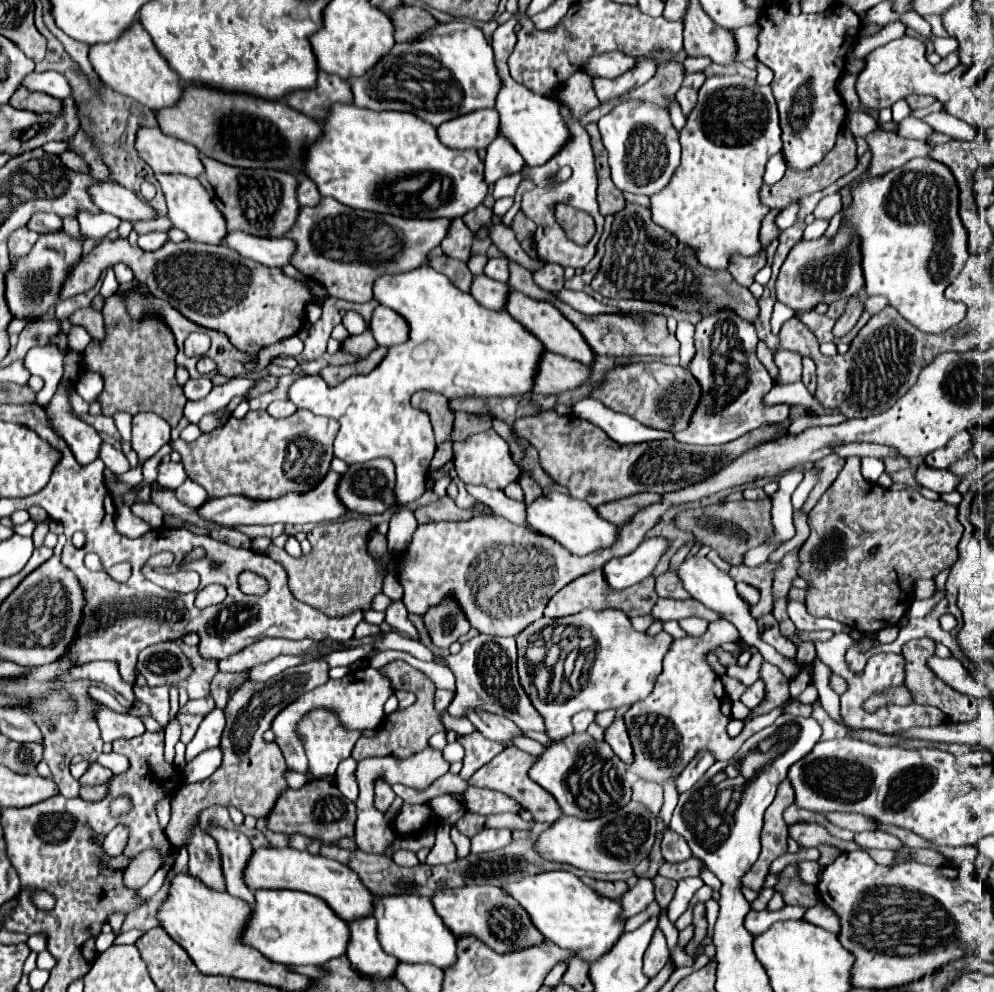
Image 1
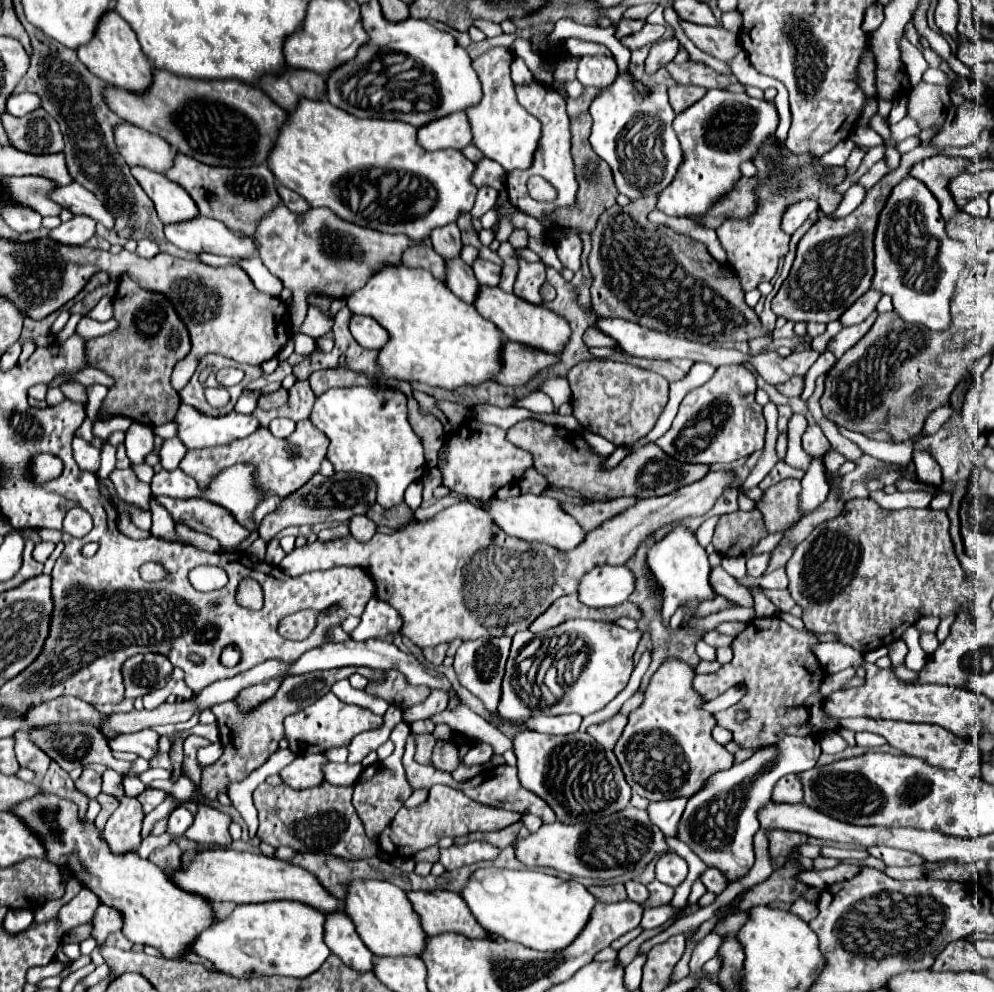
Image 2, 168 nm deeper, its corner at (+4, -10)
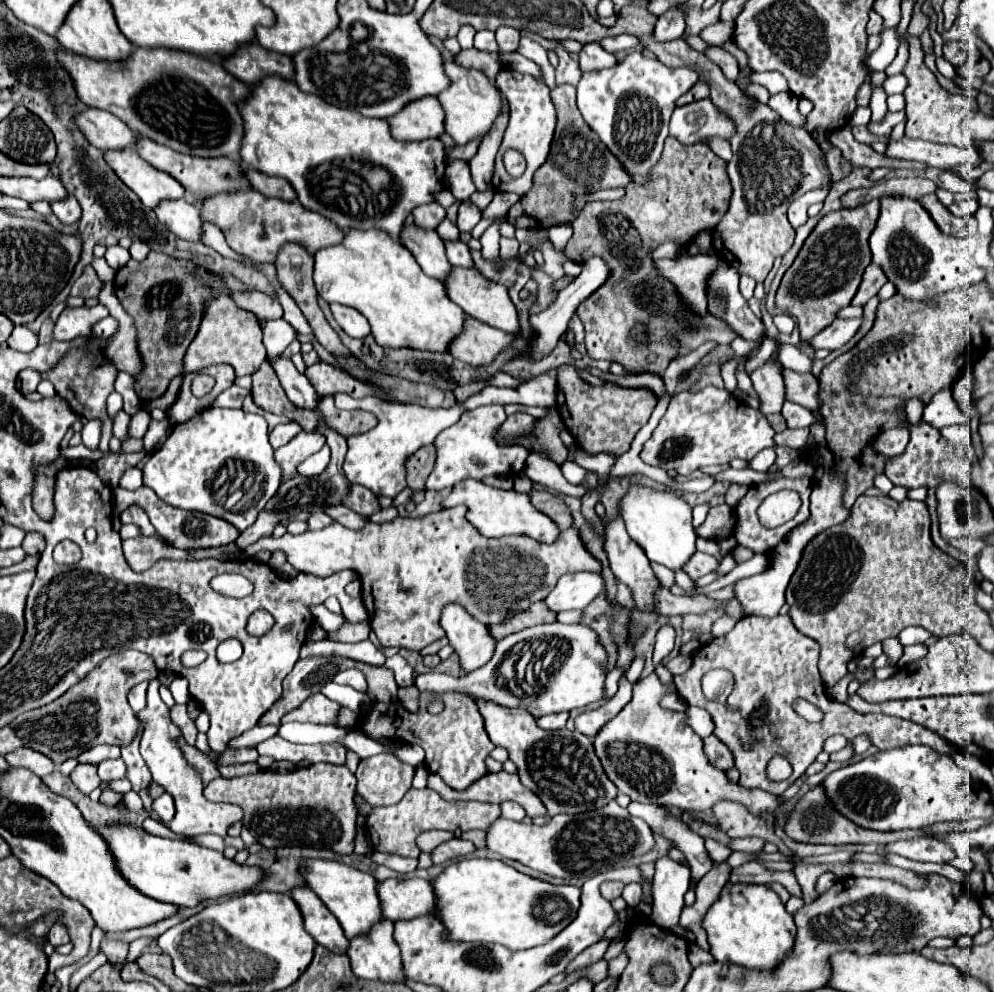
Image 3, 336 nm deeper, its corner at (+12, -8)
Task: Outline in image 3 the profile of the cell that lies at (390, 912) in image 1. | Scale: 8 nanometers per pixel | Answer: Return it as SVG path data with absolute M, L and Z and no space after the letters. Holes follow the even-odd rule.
M308 859L302 865L302 875L304 875L308 887L336 915L336 919L342 925L344 935L348 939L358 937L362 933L368 933L368 929L372 929L372 925L376 925L384 919L380 897L376 893L378 879L374 875L362 873L354 867L348 867L348 865L342 865L336 861L320 861L320 859Z

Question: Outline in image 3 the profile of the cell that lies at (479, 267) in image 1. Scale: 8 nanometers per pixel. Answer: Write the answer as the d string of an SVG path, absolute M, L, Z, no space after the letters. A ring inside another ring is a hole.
M444 219L438 227L438 235L444 239L444 241L460 241L460 231L456 229L456 225L450 223L450 219Z

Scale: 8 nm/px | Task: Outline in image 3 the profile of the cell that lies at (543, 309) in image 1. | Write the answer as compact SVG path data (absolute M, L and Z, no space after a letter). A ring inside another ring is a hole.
M452 267L452 273L450 273L450 277L446 279L444 285L446 285L448 297L456 305L460 305L468 315L476 317L478 321L482 321L482 323L486 323L490 327L502 329L506 333L512 333L512 335L520 333L518 311L516 311L512 299L508 297L508 289L504 285L488 281L482 273L478 273L474 269L460 269L460 267Z

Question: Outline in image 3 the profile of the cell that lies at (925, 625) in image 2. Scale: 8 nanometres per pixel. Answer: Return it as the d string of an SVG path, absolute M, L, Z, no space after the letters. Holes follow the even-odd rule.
M912 625L908 629L902 629L898 639L902 645L914 645L914 643L926 643L926 639L930 637L930 633L926 629L920 629L918 625Z

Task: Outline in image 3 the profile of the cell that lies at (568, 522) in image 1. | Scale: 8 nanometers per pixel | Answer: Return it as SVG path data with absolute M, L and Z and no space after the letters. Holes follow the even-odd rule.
M462 481L458 485L454 485L452 493L442 501L444 507L456 507L456 505L466 505L468 507L468 521L472 525L476 525L476 529L480 533L484 533L484 537L508 537L508 535L528 535L534 537L536 541L542 543L552 543L556 541L556 537L560 535L558 525L544 515L542 511L538 511L532 503L530 503L530 495L526 493L518 493L518 491L504 491L504 489L496 489L490 485L484 485L480 481Z

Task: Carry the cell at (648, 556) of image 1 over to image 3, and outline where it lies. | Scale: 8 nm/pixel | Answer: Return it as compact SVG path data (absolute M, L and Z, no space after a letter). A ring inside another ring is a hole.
M568 573L558 579L558 585L546 597L546 603L556 613L566 609L586 609L604 591L606 581L602 573Z

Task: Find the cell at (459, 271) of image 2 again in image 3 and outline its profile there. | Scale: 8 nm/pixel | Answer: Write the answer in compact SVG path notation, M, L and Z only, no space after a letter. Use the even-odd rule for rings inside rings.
M404 227L400 233L400 239L404 243L404 247L416 257L418 265L424 269L426 275L444 281L444 277L448 277L452 265L446 259L444 253L444 241L440 239L440 235L436 231L428 231L422 227Z

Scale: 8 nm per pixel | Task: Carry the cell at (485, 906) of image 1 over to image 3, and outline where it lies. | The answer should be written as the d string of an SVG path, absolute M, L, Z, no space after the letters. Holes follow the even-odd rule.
M388 879L378 885L382 913L390 921L408 921L436 913L436 893L426 879Z

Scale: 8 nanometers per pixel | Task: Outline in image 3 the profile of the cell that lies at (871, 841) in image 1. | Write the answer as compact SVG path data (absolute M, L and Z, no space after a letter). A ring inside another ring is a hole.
M916 837L910 841L888 843L886 853L896 853L914 861L934 861L934 863L944 863L954 857L952 849L946 843L932 837Z

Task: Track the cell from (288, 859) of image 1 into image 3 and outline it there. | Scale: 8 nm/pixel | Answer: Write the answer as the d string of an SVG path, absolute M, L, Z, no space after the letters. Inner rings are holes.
M98 827L98 833L108 841L110 851L116 857L120 873L144 895L174 903L180 907L196 907L206 899L220 899L222 895L238 895L252 891L260 885L260 869L254 865L240 865L234 859L224 857L220 851L200 847L196 843L162 839L132 827Z

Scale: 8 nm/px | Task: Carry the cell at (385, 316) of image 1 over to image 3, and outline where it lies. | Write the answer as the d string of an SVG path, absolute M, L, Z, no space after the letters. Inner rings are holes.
M338 303L330 305L330 309L332 309L332 315L334 315L336 323L344 329L346 335L350 335L354 339L370 335L370 323L356 309L346 307L346 305L338 305Z

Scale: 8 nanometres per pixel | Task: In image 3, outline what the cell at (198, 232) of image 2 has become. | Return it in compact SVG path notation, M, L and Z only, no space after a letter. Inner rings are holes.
M186 199L176 201L164 201L154 211L158 215L158 221L170 229L176 237L192 243L202 241L202 217L196 205L192 205Z

